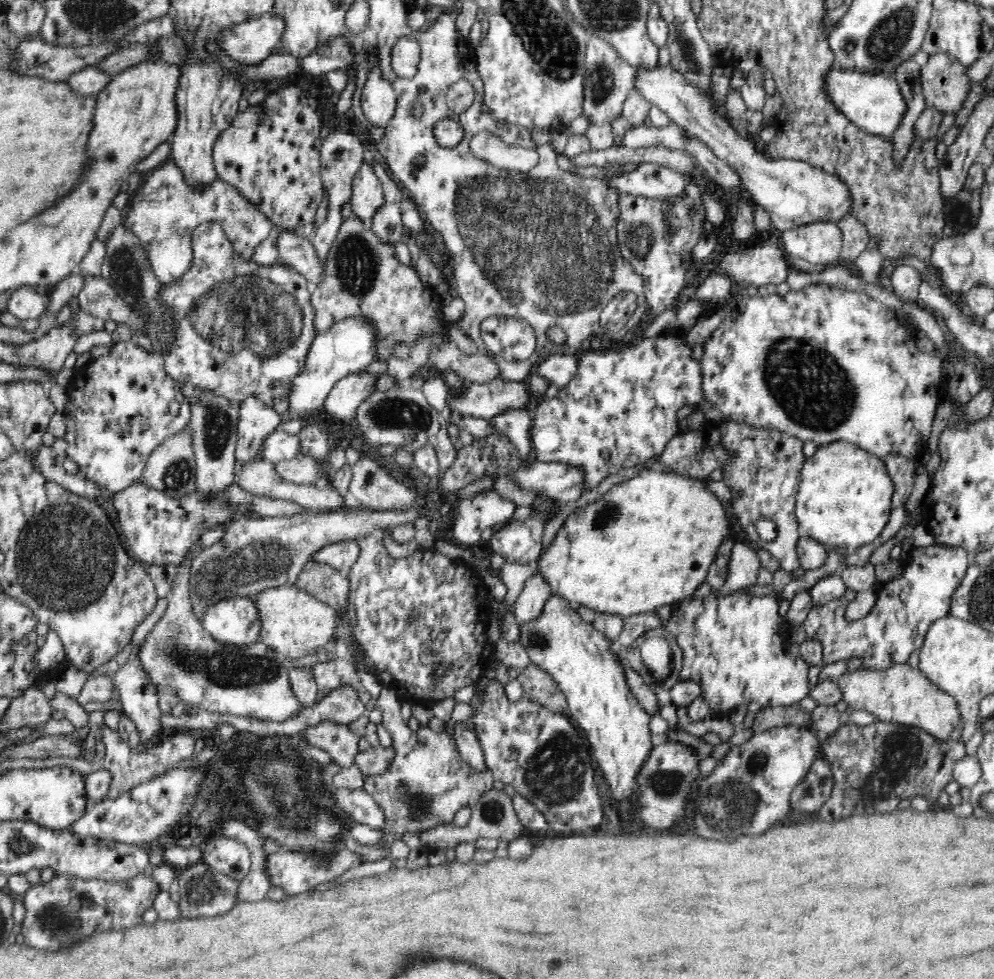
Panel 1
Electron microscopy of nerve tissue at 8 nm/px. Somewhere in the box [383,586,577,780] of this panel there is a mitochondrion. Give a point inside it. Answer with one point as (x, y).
(538, 639)

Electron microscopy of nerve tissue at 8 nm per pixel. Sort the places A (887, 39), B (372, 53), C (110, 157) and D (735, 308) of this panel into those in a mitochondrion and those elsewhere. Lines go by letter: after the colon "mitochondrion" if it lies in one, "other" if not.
A: mitochondrion
B: other
C: other
D: other

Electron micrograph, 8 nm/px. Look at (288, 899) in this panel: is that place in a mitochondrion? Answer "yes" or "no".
no

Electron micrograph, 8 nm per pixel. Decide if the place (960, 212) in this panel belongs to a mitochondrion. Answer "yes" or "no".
yes

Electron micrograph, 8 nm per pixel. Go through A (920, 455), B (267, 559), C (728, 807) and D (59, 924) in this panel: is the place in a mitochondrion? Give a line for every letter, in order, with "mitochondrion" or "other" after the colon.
A: other
B: mitochondrion
C: mitochondrion
D: mitochondrion

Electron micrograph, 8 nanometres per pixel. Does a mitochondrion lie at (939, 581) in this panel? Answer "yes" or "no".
no

